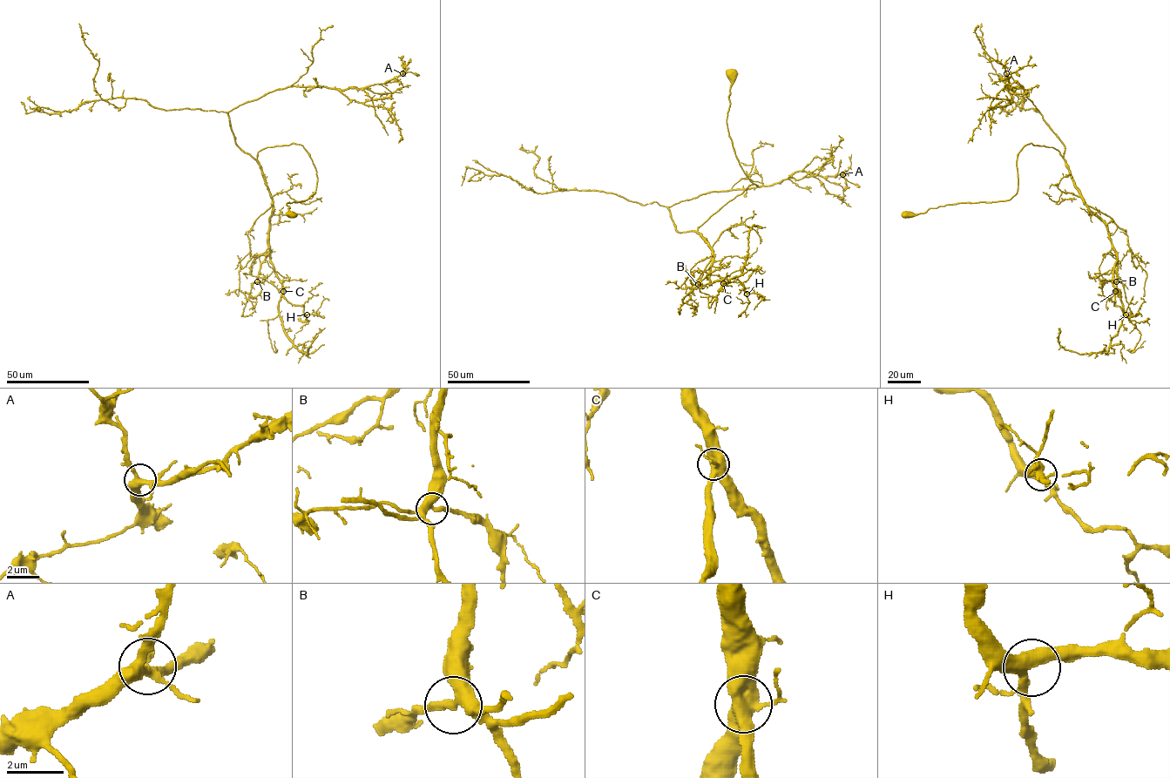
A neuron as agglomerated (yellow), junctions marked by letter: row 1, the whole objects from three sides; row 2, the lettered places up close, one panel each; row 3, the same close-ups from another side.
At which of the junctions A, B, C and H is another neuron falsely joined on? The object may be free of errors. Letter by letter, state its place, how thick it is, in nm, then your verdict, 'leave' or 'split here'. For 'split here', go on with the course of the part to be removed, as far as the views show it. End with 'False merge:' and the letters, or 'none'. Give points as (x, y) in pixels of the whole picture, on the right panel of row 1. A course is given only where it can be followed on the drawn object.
A: place (1006, 73); calibre 360 nm; leave
B: place (1116, 281); calibre 440 nm; leave
C: place (1115, 291); calibre 600 nm; leave
H: place (1126, 314); calibre 420 nm; leave
False merge: none

